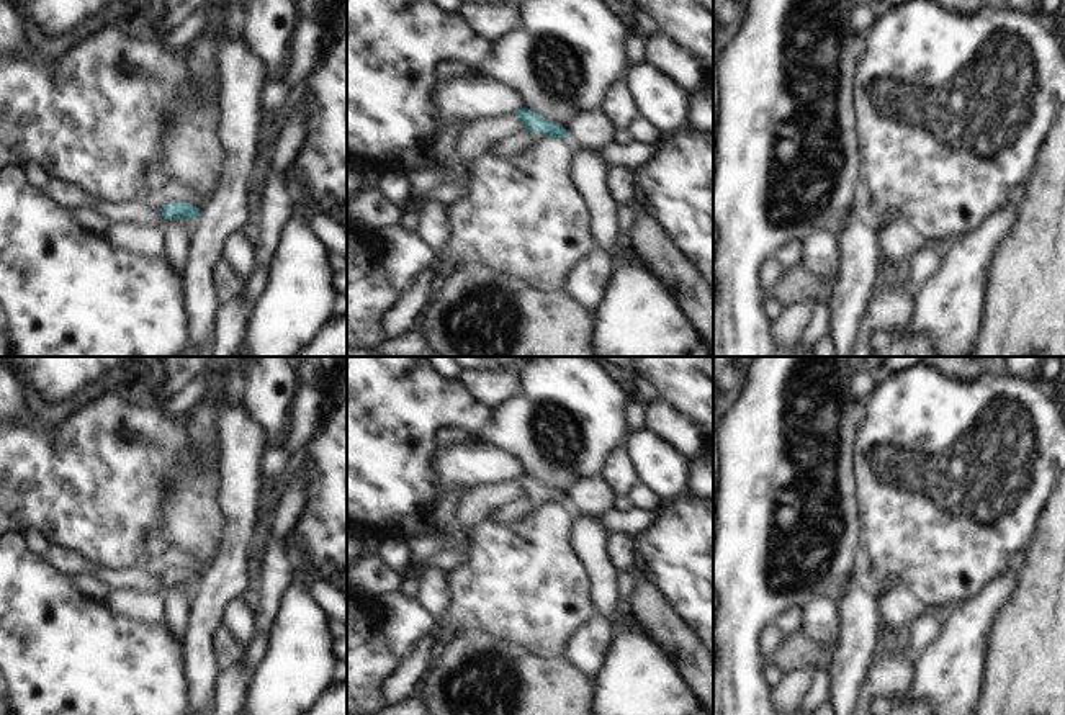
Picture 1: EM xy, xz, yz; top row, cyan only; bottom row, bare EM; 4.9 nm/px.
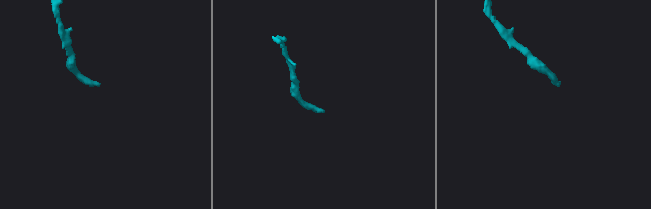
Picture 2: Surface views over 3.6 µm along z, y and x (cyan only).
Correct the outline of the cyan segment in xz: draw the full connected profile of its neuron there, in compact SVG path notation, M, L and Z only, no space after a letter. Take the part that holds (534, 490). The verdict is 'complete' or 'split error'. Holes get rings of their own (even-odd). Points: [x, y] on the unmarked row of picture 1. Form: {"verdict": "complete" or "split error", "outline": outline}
{"verdict": "complete", "outline": "M527 474L515 476L512 481L515 481L524 489L525 497L530 501L538 497L541 497L546 504L566 504L568 501L566 494L548 488Z"}

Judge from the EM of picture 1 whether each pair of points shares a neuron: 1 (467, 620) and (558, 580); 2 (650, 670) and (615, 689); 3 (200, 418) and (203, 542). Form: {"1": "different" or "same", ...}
{"1": "same", "2": "same", "3": "same"}

